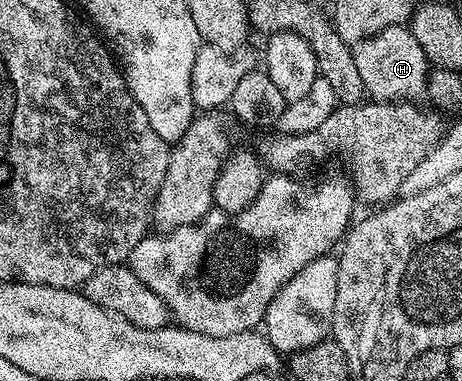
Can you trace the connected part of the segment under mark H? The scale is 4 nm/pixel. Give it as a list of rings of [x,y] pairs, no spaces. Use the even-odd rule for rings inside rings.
[[[405,24],[387,26],[387,30],[352,45],[352,50],[366,93],[374,101],[417,102],[428,93],[431,65],[423,46],[415,42],[415,34]]]

